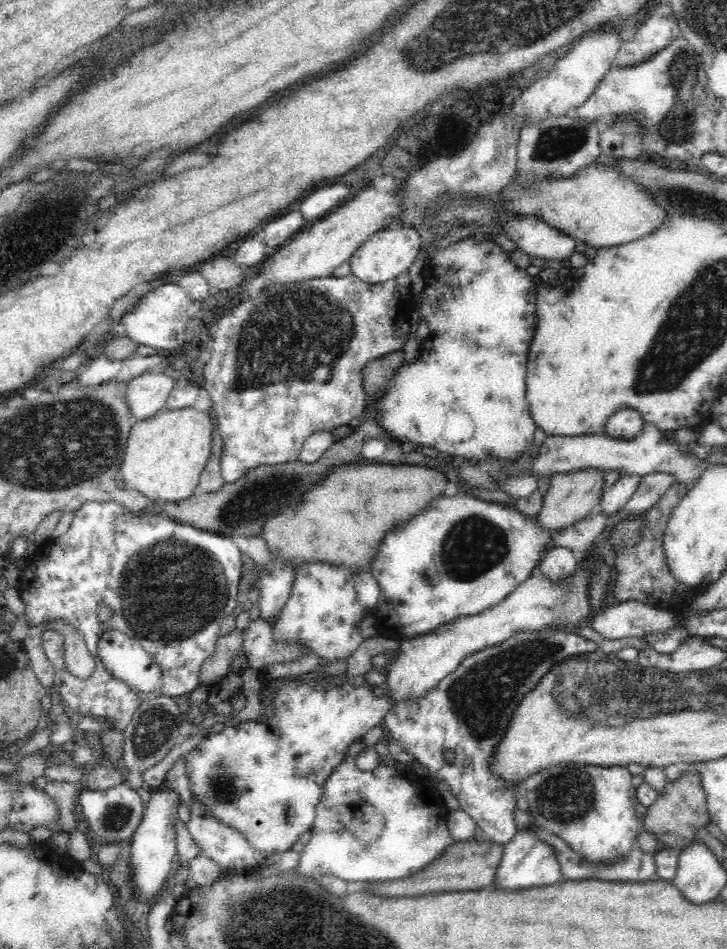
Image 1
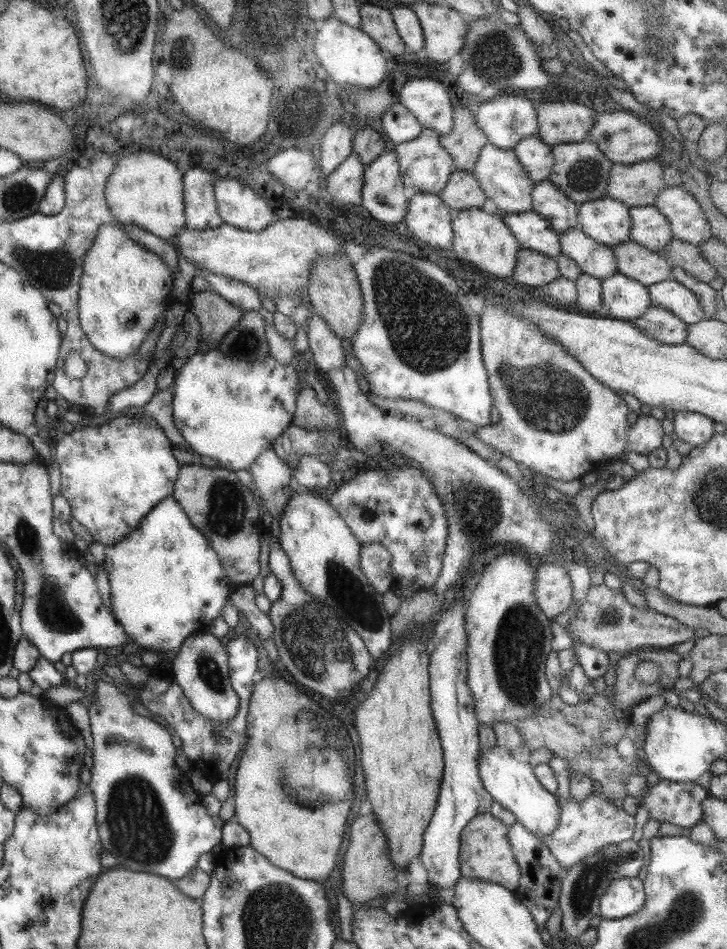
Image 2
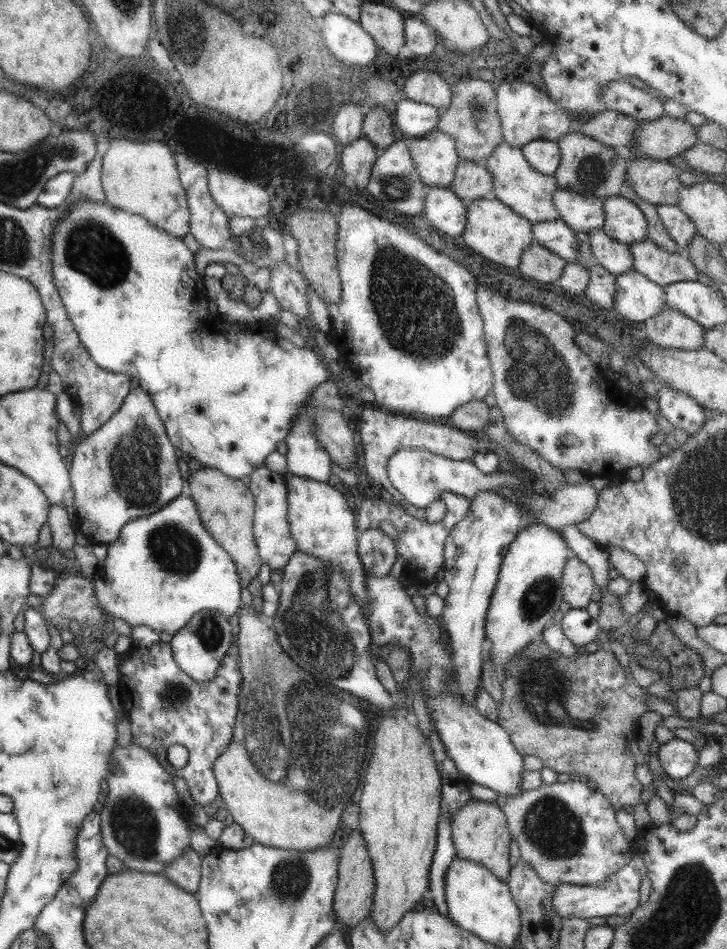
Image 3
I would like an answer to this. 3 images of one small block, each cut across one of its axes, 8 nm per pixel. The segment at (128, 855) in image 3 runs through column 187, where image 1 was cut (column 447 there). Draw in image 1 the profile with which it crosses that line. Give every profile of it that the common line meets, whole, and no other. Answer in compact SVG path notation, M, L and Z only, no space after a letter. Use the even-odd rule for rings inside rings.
M361 738L350 746L346 760L325 780L313 821L313 832L299 847L299 860L294 868L298 876L318 882L329 878L341 879L346 883L394 880L414 874L450 845L446 824L449 810L442 796L435 792L435 786L426 778L414 781L402 778L391 766L379 764L371 772L361 771L354 764L362 748L360 741ZM338 808L348 810L350 816L364 808L376 808L378 816L382 816L380 838L376 838L376 842L368 842L368 848L362 848L364 844L350 827L338 821Z

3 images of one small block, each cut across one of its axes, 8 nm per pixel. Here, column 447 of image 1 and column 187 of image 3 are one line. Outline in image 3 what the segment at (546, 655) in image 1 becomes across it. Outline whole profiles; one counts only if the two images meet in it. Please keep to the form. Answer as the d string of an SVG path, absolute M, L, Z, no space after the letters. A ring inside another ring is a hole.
M159 641L148 647L131 644L126 652L119 655L119 701L131 726L132 742L151 753L171 777L183 778L191 799L211 810L218 793L211 764L219 752L227 748L234 732L241 691L238 662L224 656L213 681L195 683L175 665L169 643ZM172 744L181 744L187 749L188 759L182 768L175 769L166 759L167 747Z

